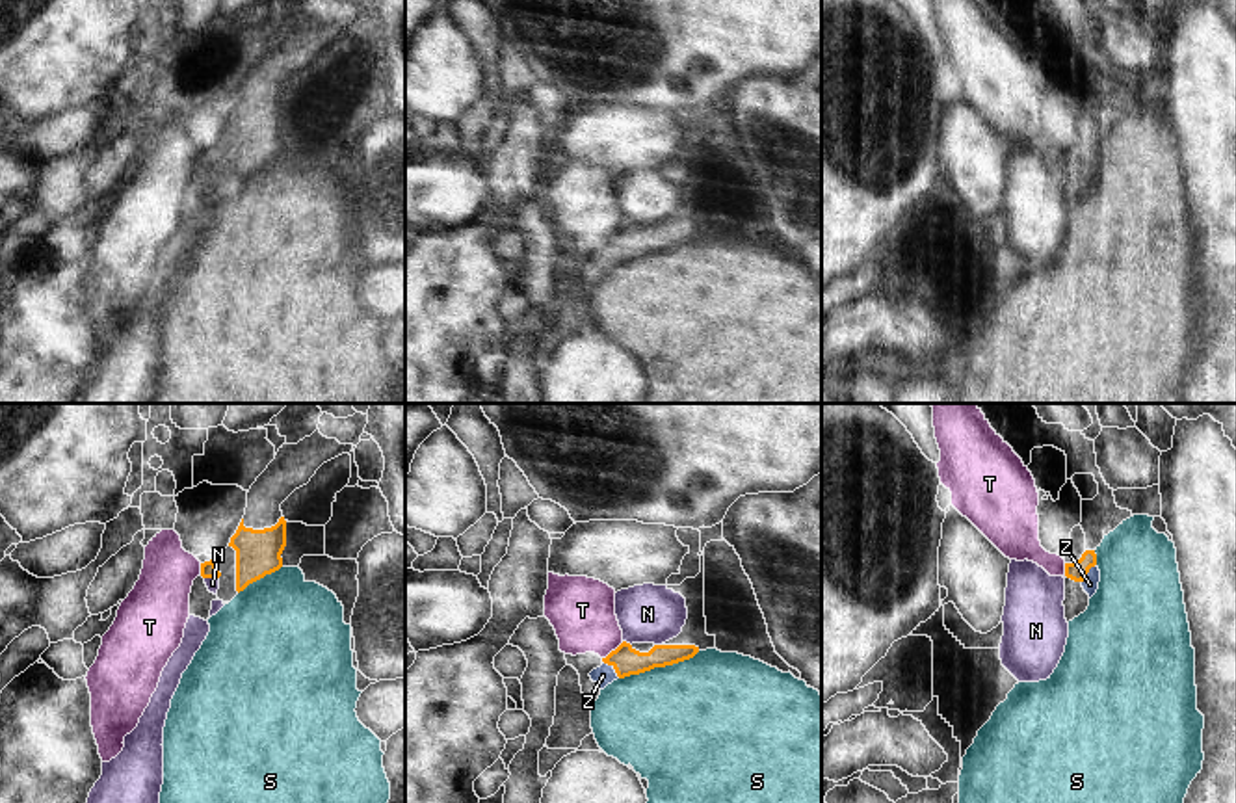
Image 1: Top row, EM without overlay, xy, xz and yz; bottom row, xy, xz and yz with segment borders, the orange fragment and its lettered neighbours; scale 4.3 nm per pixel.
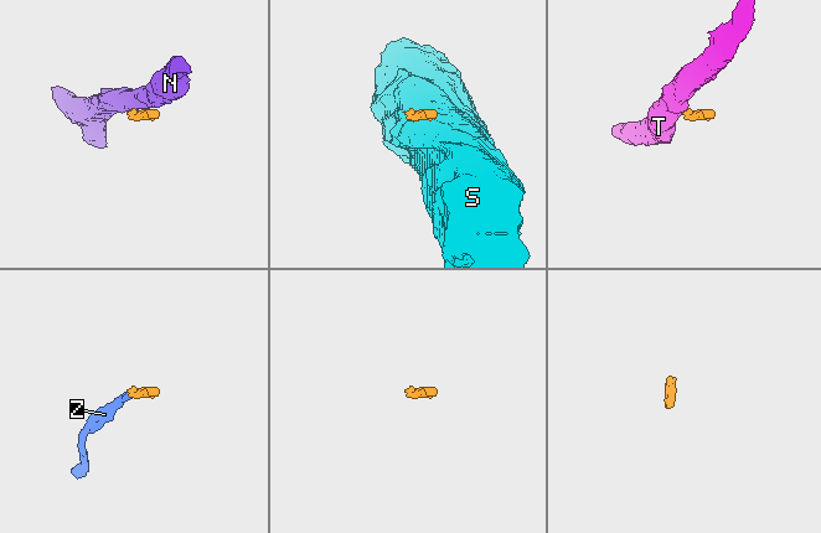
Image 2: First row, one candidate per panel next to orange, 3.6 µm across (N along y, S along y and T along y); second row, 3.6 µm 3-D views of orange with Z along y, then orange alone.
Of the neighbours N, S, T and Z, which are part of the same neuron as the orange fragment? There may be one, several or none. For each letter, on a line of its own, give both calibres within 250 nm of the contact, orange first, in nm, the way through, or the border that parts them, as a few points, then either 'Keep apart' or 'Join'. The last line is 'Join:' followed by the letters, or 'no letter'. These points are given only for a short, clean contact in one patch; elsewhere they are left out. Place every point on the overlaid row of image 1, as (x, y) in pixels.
N: Thickness 120 nm (orange) against 260 nm. Keep apart
S: Thickness 120 nm (orange) against 480 nm. Keep apart
T: Thickness 120 nm (orange) against 280 nm. Boundary: xz (623, 642), (603, 658). Keep apart
Z: Thickness 120 nm (orange) against 90 nm. Path across: xz (625, 660), (614, 668), (603, 675). Join
Join: Z

